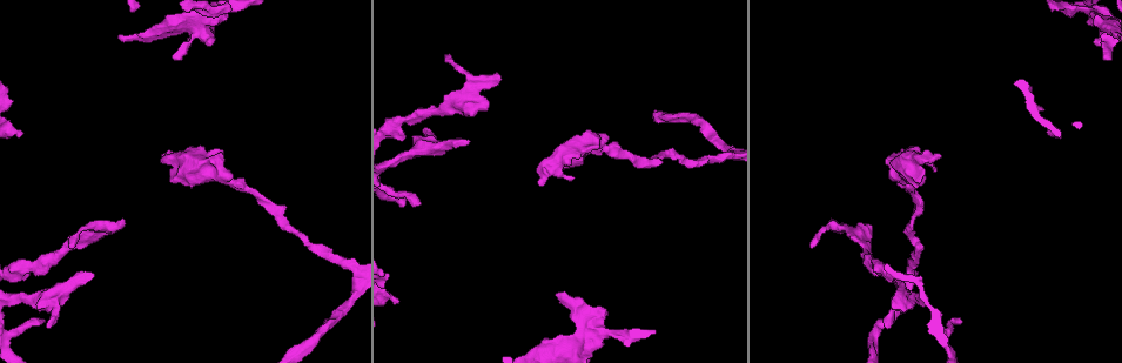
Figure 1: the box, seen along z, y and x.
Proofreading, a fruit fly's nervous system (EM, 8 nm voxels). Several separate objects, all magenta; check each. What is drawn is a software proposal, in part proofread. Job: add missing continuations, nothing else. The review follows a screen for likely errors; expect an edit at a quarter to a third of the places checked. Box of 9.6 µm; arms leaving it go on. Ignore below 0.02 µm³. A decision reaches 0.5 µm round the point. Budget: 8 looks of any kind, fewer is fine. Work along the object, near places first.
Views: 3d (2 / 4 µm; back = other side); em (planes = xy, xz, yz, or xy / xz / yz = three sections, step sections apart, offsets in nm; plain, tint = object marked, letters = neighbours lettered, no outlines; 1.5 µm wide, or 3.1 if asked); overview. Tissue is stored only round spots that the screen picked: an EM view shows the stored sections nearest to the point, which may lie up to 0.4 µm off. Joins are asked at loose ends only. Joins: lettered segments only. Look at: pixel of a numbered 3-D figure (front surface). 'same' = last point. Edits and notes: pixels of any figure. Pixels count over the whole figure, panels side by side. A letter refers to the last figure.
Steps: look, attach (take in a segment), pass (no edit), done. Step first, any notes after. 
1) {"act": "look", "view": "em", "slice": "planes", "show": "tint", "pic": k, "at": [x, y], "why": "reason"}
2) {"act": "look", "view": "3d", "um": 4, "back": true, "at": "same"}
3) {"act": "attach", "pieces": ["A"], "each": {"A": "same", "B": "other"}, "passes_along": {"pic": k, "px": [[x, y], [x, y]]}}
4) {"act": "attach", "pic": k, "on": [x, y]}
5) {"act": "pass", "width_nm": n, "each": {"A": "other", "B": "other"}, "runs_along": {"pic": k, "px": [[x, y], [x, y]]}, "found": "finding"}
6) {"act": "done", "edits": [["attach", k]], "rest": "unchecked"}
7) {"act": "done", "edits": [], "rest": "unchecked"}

{"act": "look", "view": "3d", "um": 2, "pic": 1, "at": [398, 301], "why": "long arm stops here"}

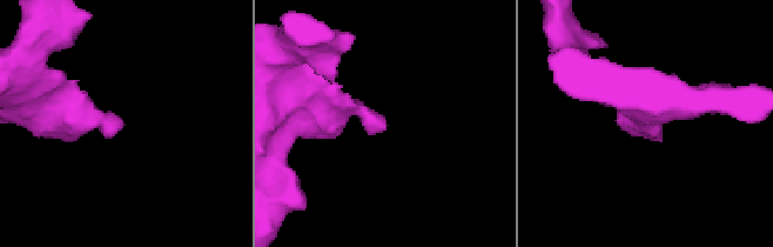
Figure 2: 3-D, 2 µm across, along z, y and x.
{"act": "look", "view": "em", "slice": "planes", "show": "letters", "pic": 2, "at": [387, 125], "why": "now the EM"}

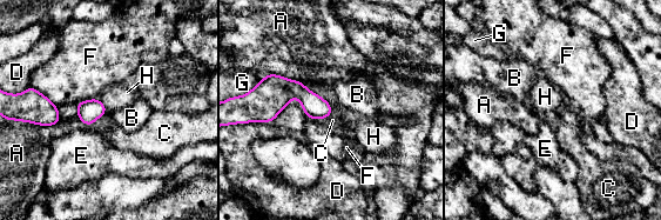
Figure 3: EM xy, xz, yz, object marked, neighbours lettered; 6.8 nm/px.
{"act": "pass", "each": {"A": "other", "B": "other", "C": "other", "D": "other", "E": "other", "F": "other", "G": "other", "H": "other"}, "border": {"pic": 3, "px": [[331, 112], [324, 119]]}, "found": "none of them fits"}

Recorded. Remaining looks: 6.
{"act": "look", "view": "3d", "um": 4, "pic": 1, "at": [172, 182], "why": "stops while still wide"}

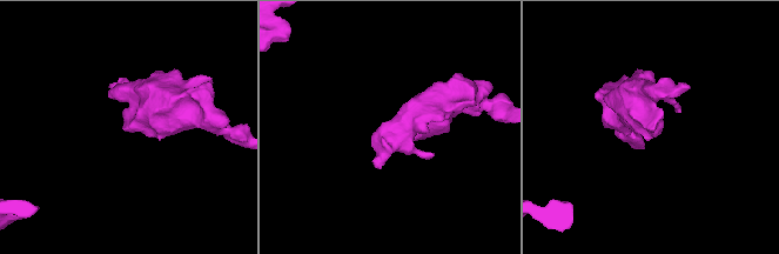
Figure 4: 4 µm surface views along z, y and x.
{"act": "look", "view": "em", "slice": "xz", "step": 4, "show": "tint", "pic": 4, "at": [655, 130], "why": "now the EM"}

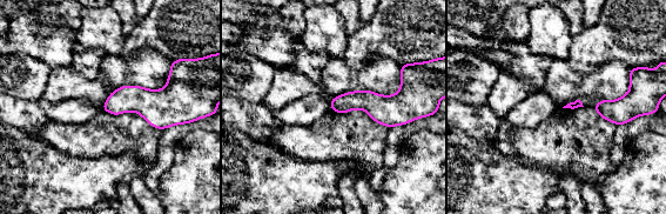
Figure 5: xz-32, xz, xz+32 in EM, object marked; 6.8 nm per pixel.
{"act": "look", "view": "em", "slice": "planes", "show": "letters", "at": "same"}

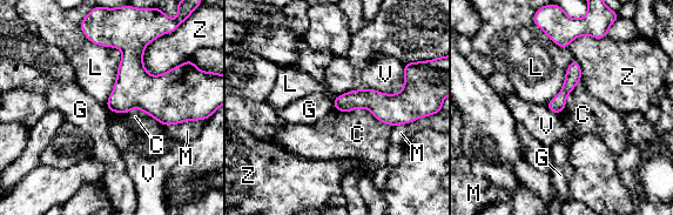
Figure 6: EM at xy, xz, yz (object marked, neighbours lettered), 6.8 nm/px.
{"act": "pass", "longest_contact_nm": ["V", 550], "each": {"C": "other", "G": "other", "L": "other", "M": "other", "V": "other", "Z": "other"}, "border": {"pic": 6, "px": [[335, 108], [367, 108], [392, 127]]}, "found": "no lettered segment goes on from it"}

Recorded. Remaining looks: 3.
{"act": "look", "view": "em", "slice": "xy", "step": 8, "show": "letters", "pic": 1, "at": [812, 245], "why": "tapers out"}

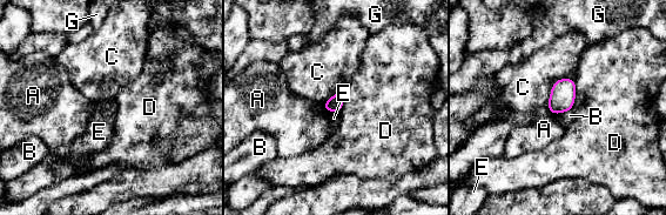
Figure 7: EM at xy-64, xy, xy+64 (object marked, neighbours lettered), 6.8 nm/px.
{"act": "pass", "longest_contact_nm": ["C", 260], "each": {"A": "other", "B": "other", "C": "other", "D": "other", "E": "other", "G": "other"}, "border": {"pic": 7, "px": [[570, 109], [552, 114]]}, "found": "none of them fits"}

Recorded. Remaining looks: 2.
{"act": "done", "edits": [], "rest": "unchecked"}

